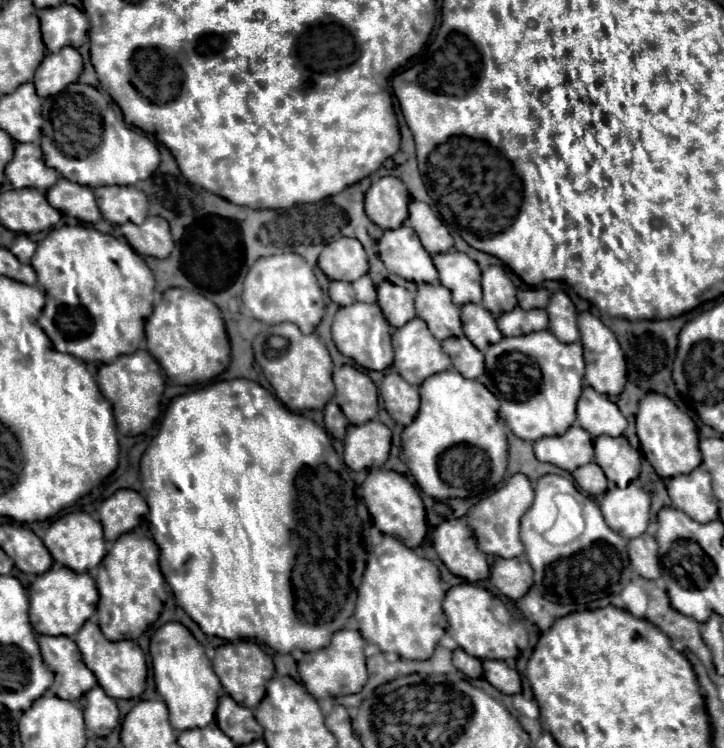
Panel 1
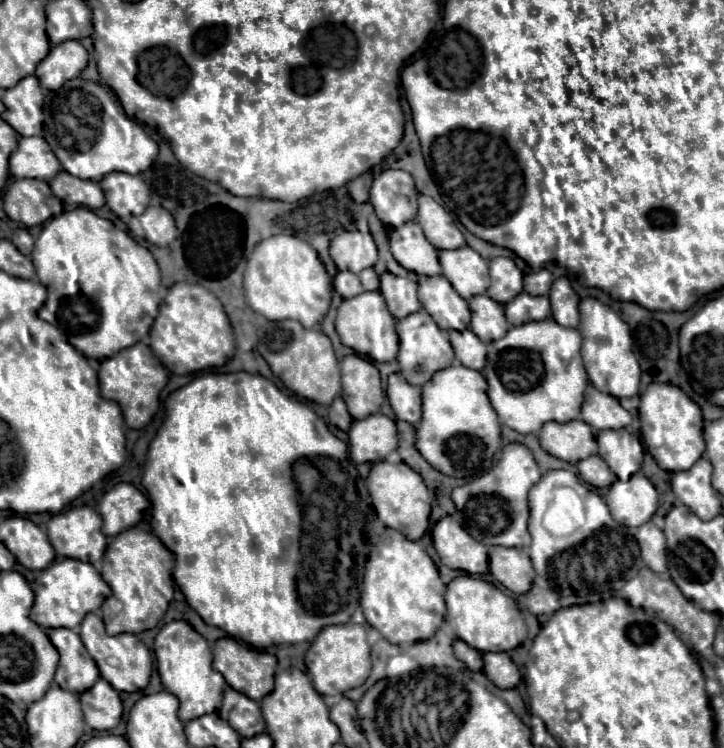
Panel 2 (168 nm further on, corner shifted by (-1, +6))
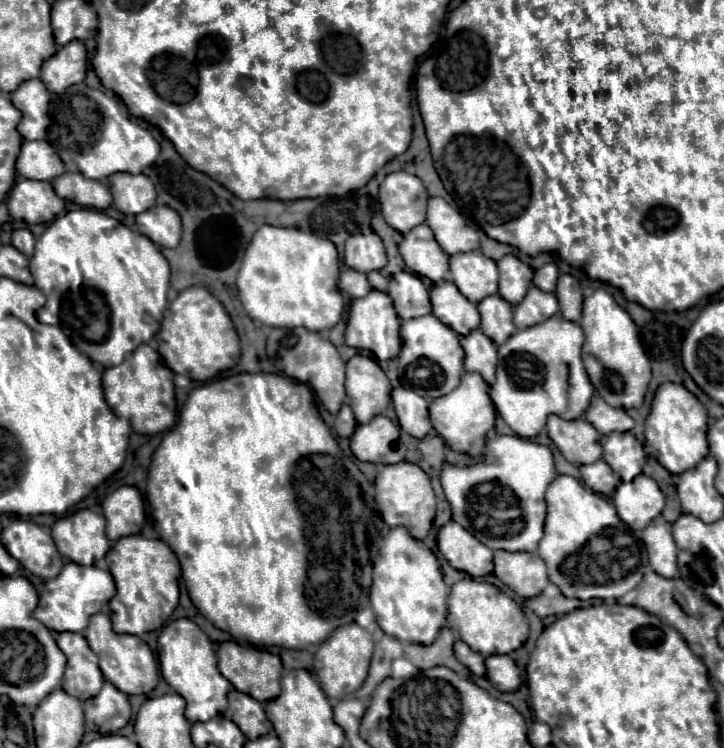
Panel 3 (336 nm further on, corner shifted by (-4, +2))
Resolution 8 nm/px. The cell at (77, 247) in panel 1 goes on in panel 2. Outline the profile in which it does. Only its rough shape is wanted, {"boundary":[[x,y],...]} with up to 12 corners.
{"boundary":[[87,208],[45,224],[31,258],[47,287],[95,298],[97,330],[67,338],[111,358],[147,336],[161,300],[151,252]]}

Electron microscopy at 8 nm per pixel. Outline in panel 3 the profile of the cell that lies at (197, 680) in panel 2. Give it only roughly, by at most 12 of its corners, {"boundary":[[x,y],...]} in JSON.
{"boundary":[[192,620],[164,626],[164,680],[186,700],[186,718],[226,710],[232,684],[214,644]]}

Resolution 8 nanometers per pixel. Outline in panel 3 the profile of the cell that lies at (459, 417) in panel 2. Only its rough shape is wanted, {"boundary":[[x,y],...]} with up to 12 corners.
{"boundary":[[480,374],[430,402],[448,446],[480,458],[494,404]]}

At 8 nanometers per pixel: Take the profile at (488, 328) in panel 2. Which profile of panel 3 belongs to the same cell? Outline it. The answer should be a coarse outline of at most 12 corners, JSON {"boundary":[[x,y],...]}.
{"boundary":[[498,294],[478,304],[480,330],[498,346],[516,332],[512,304]]}

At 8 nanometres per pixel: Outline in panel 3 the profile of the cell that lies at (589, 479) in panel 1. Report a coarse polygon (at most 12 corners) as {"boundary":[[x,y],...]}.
{"boundary":[[604,460],[580,466],[594,492],[612,496],[616,474]]}

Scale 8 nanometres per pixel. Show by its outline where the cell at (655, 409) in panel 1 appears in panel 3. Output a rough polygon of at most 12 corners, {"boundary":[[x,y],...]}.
{"boundary":[[672,382],[656,390],[646,452],[680,474],[708,456],[708,412]]}

